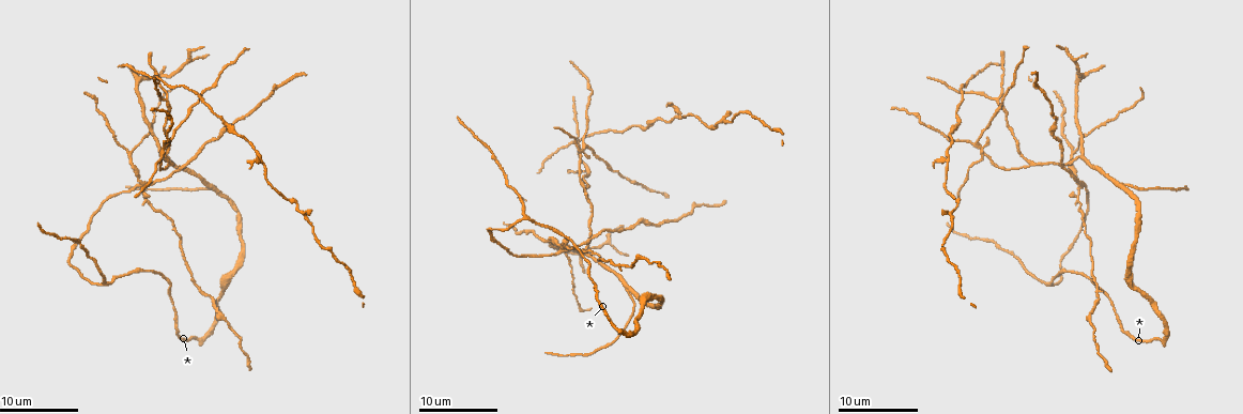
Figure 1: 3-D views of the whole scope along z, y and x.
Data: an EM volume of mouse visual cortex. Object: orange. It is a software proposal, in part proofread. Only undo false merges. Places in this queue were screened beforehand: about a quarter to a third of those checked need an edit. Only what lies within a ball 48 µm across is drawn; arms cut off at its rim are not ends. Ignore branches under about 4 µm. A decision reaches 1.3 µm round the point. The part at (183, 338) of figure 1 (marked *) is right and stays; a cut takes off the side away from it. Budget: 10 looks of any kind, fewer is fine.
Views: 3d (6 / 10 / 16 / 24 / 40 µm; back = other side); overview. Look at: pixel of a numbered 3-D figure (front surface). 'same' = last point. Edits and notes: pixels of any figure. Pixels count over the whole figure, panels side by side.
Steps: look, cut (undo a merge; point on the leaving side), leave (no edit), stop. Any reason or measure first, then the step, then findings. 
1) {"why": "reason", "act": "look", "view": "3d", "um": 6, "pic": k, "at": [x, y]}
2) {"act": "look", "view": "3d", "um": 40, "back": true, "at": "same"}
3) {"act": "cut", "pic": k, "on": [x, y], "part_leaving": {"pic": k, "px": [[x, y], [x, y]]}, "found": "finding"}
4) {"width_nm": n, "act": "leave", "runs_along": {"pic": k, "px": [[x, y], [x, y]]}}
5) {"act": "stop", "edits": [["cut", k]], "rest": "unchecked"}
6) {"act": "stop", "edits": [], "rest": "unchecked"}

{"act": "look", "view": "3d", "um": 10, "pic": 1, "at": [630, 296]}

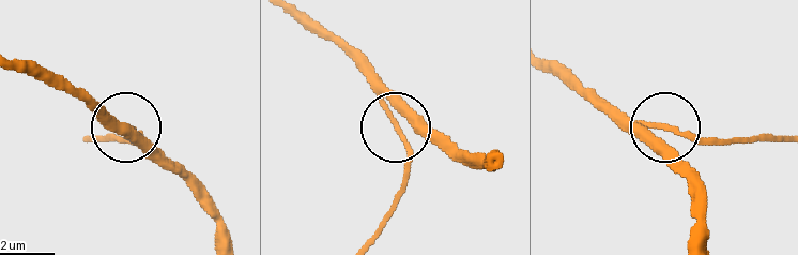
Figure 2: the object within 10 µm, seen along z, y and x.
{"act": "look", "view": "3d", "um": 10, "back": true, "pic": 2, "at": [667, 124]}

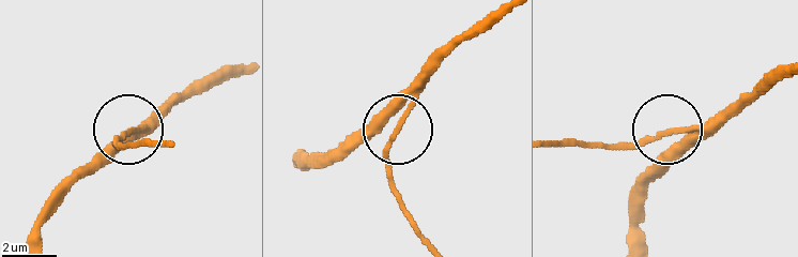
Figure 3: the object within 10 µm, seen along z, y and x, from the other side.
{"act": "leave", "found": "one cell here"}

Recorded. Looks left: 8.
{"why": "a fork", "act": "look", "view": "3d", "um": 16, "pic": 1, "at": [585, 198]}

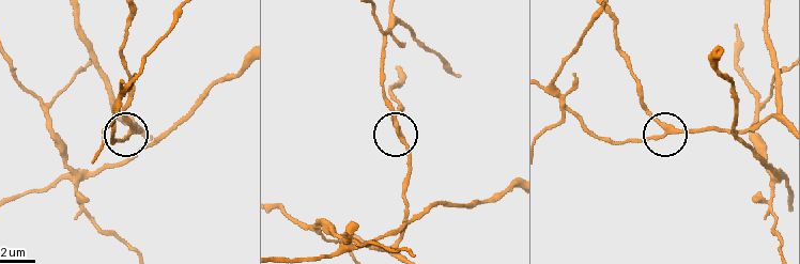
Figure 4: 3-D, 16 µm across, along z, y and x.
{"act": "look", "view": "3d", "um": 16, "back": true, "pic": 4, "at": [128, 132]}

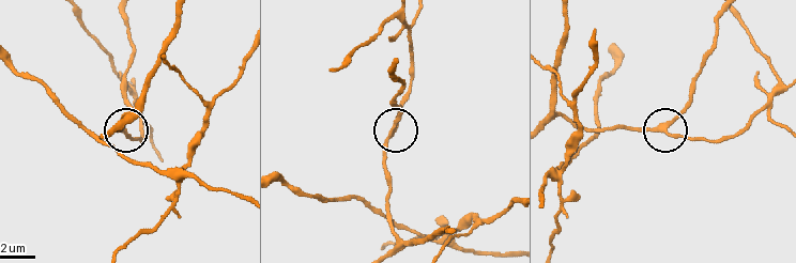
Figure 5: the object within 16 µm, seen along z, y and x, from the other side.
{"width_nm": 220, "act": "leave", "found": "one cell here"}

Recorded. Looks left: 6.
{"why": "four-way junction", "act": "look", "view": "3d", "um": 16, "pic": 1, "at": [1077, 190]}

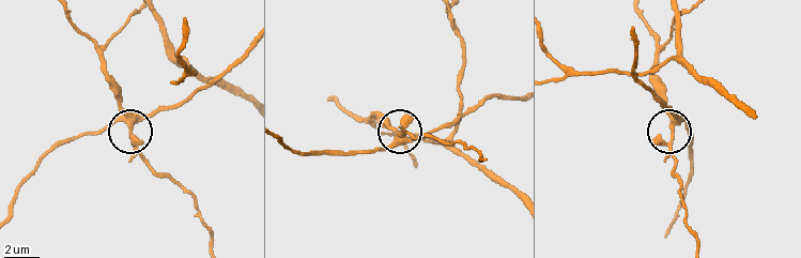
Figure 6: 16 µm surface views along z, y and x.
{"width_nm": 290, "act": "cut", "pic": 6, "on": [138, 142], "found": "a second cell is stuck on"}

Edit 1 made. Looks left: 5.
{"act": "look", "view": "overview"}

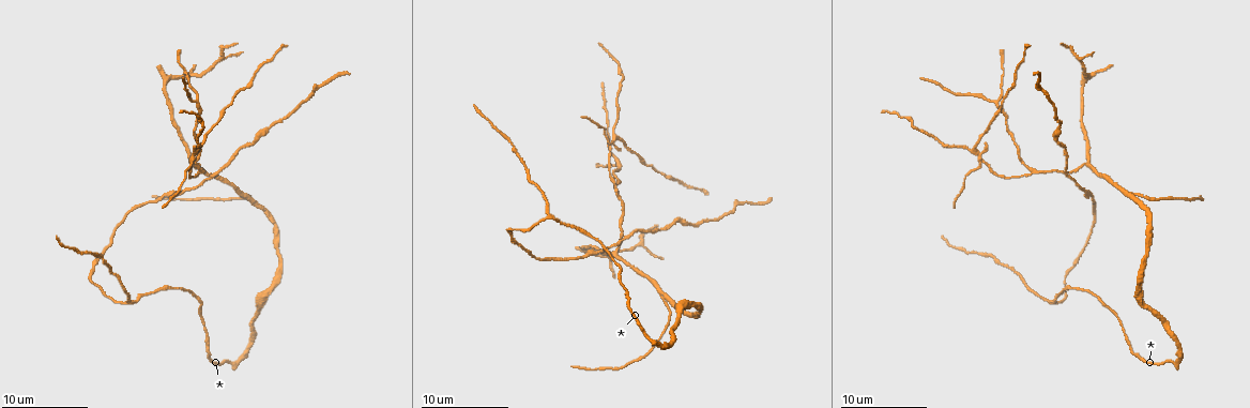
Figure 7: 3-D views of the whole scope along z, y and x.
{"why": "two arms in line, one across", "act": "look", "view": "3d", "um": 6, "pic": 7, "at": [612, 143]}

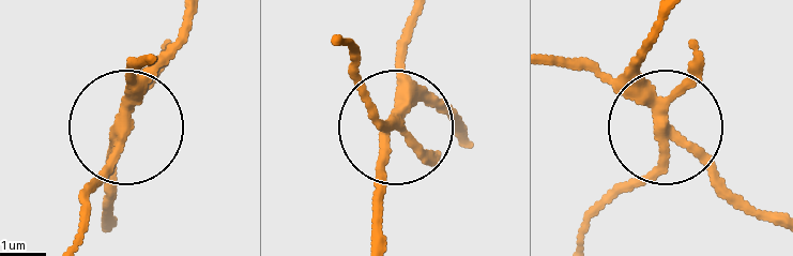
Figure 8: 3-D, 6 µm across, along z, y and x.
{"width_nm": 220, "act": "cut", "pic": 8, "on": [426, 151], "part_leaving": {"pic": 8, "px": [[400, 119], [377, 108], [346, 43]]}, "found": "a second cell is stuck on"}

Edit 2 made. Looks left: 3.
{"why": "see it whole again", "act": "look", "view": "overview"}

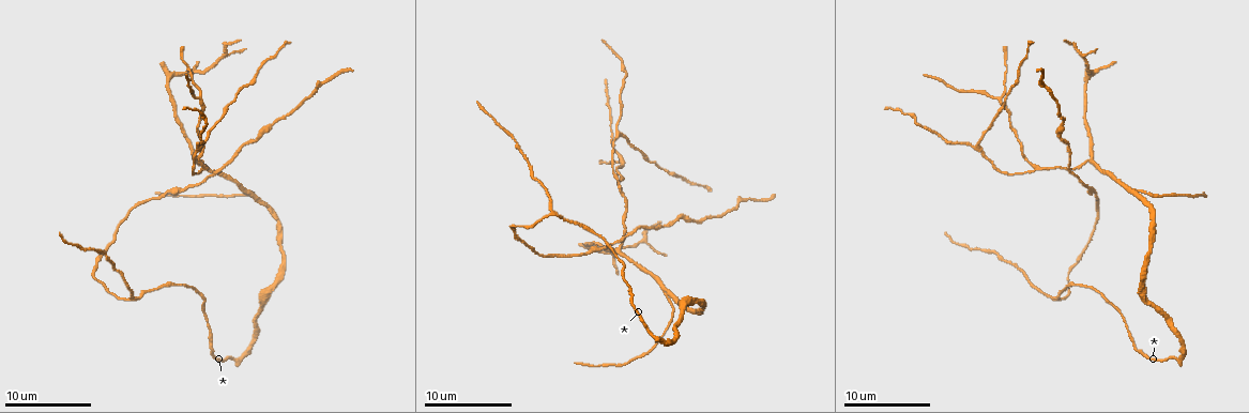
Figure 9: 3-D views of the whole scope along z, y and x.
{"why": "arms part here", "act": "look", "view": "3d", "um": 16, "pic": 9, "at": [1087, 160]}

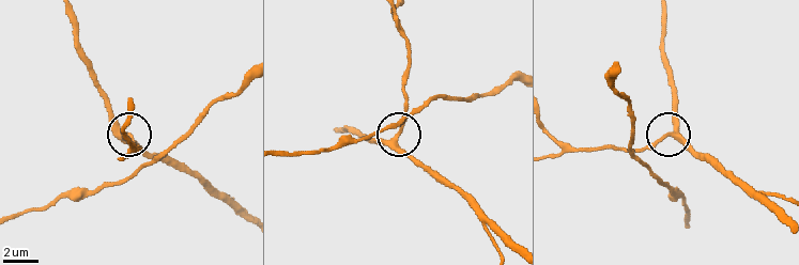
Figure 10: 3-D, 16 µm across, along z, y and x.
{"why": "zoom in", "act": "look", "view": "3d", "um": 6, "pic": 10, "at": [670, 133]}

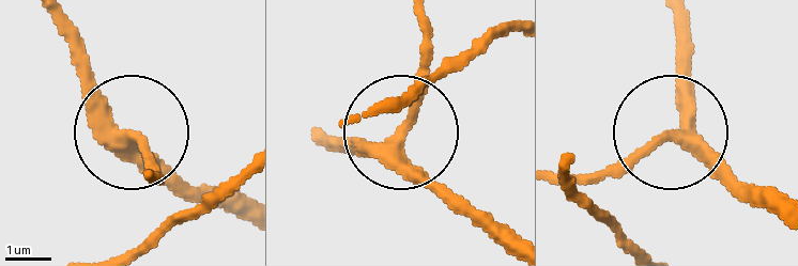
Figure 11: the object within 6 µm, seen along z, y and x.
{"side_arm_um": 23, "arms": 3, "act": "leave", "found": "one cell here"}

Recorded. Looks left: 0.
{"act": "stop", "edits": [["cut", 6], ["cut", 8]], "rest": "unchecked"}

